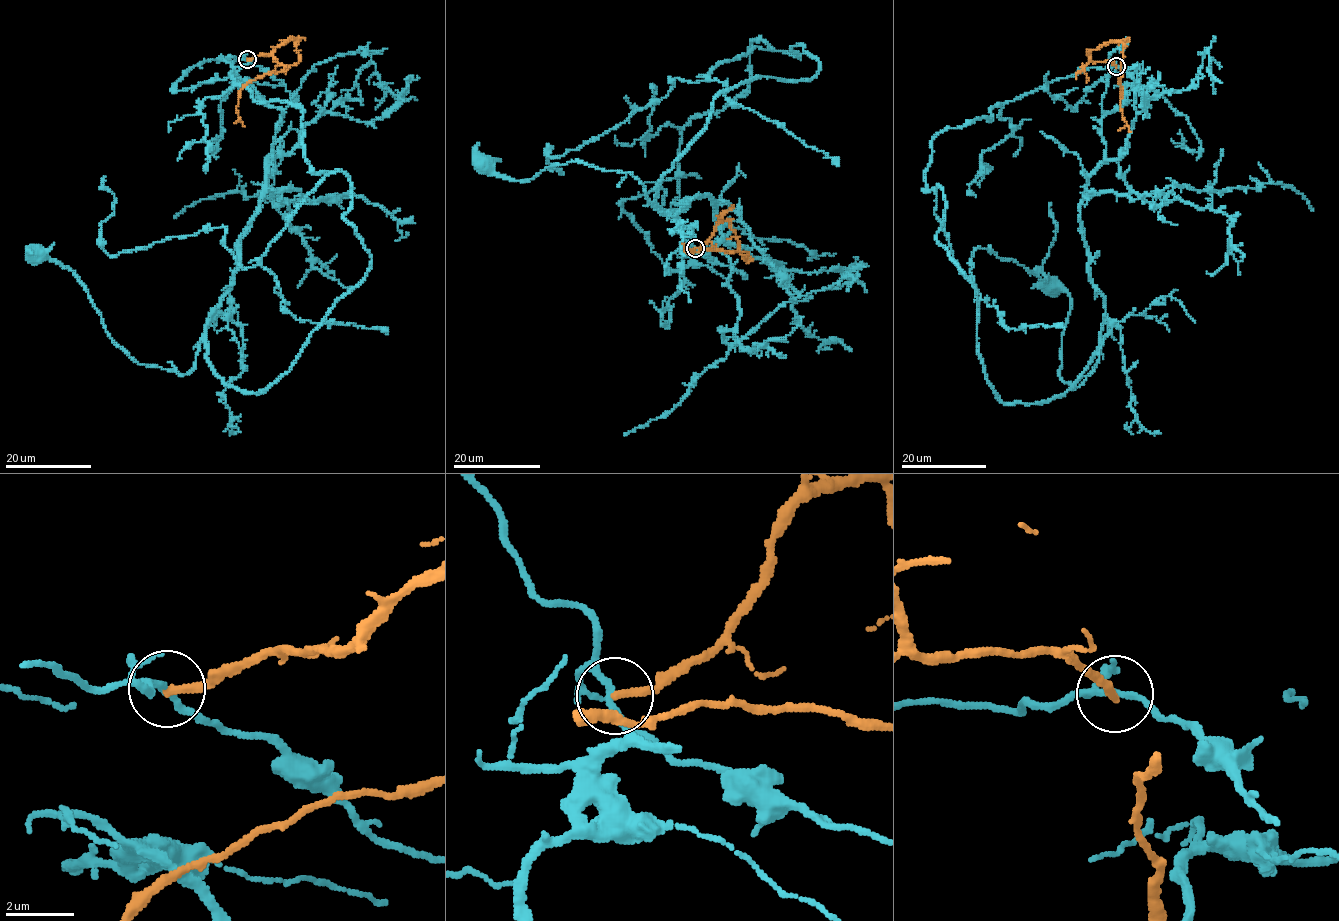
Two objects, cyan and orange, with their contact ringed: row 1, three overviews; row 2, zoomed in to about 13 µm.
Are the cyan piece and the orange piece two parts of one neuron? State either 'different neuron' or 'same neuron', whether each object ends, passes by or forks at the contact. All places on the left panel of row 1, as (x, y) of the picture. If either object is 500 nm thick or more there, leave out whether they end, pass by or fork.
different neuron | cyan forks | orange ends

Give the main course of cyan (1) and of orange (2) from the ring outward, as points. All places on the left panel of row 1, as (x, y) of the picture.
1: (247, 59), (370, 255), (292, 366), (239, 391), (203, 334), (186, 373), (137, 363), (36, 256)
2: (247, 59), (270, 54), (291, 37), (300, 57), (293, 66), (249, 81), (239, 97), (240, 118), (234, 122)

